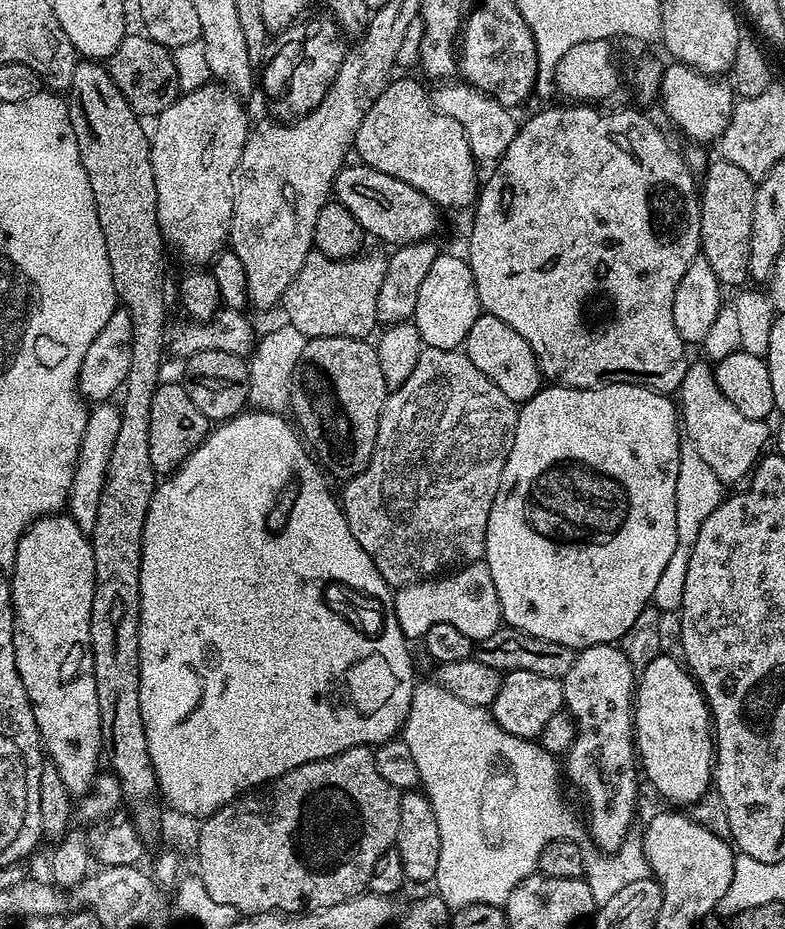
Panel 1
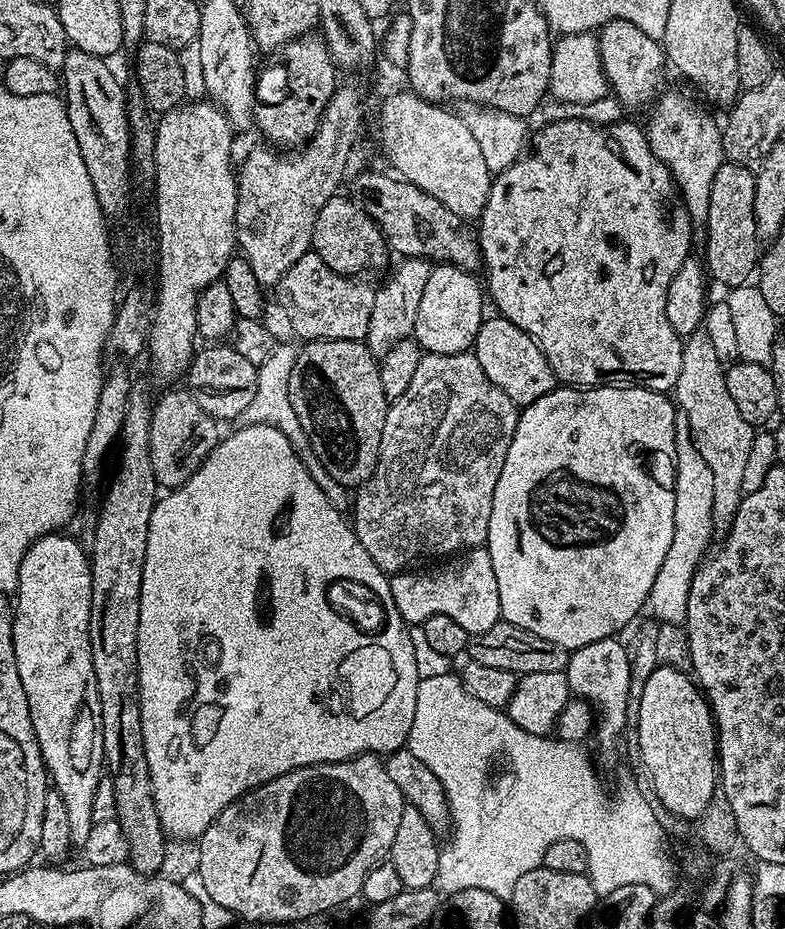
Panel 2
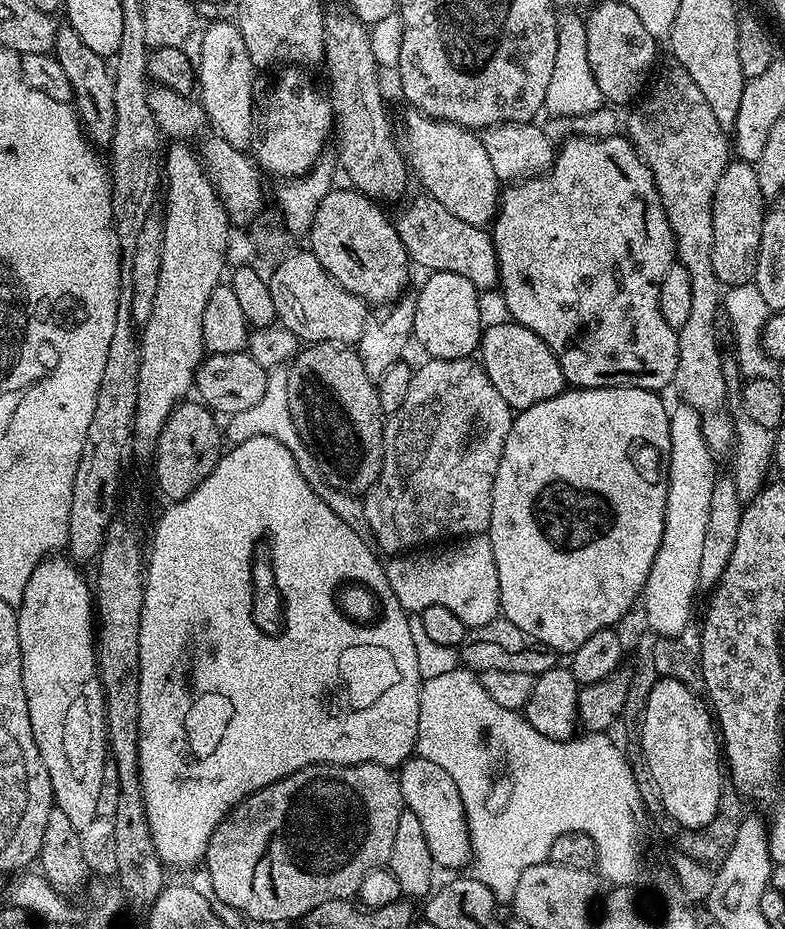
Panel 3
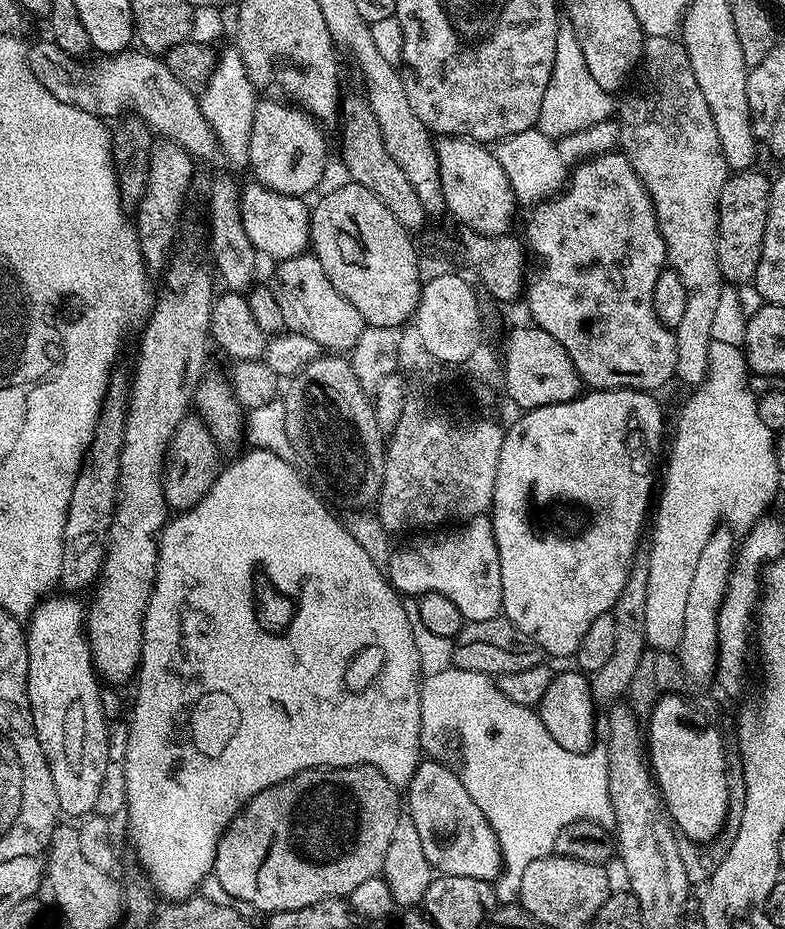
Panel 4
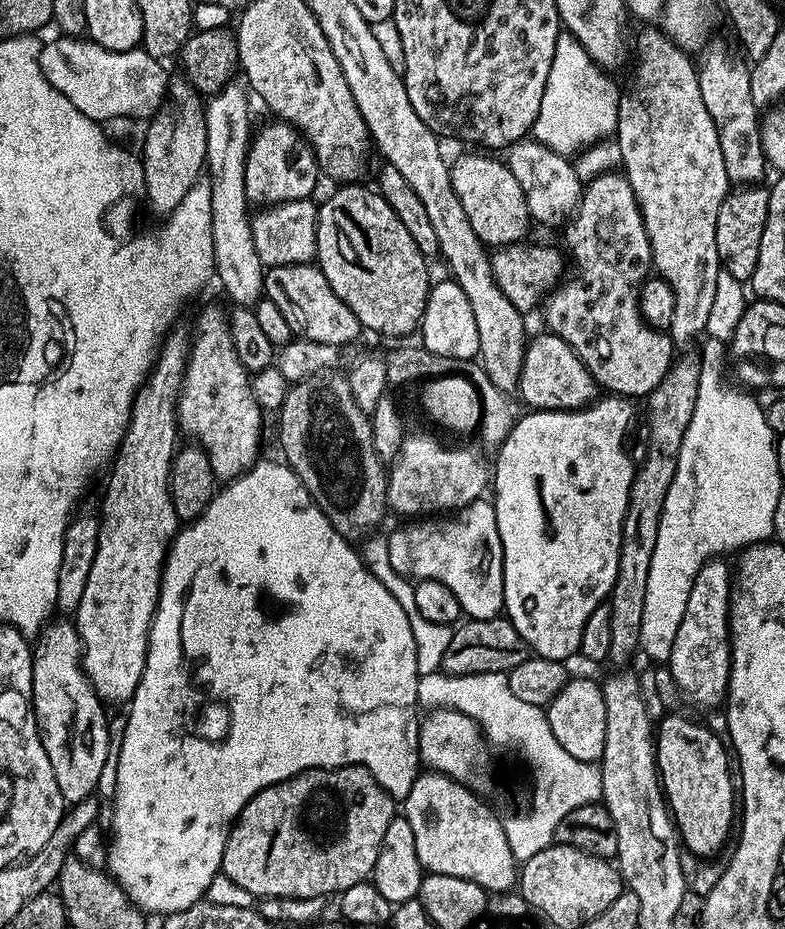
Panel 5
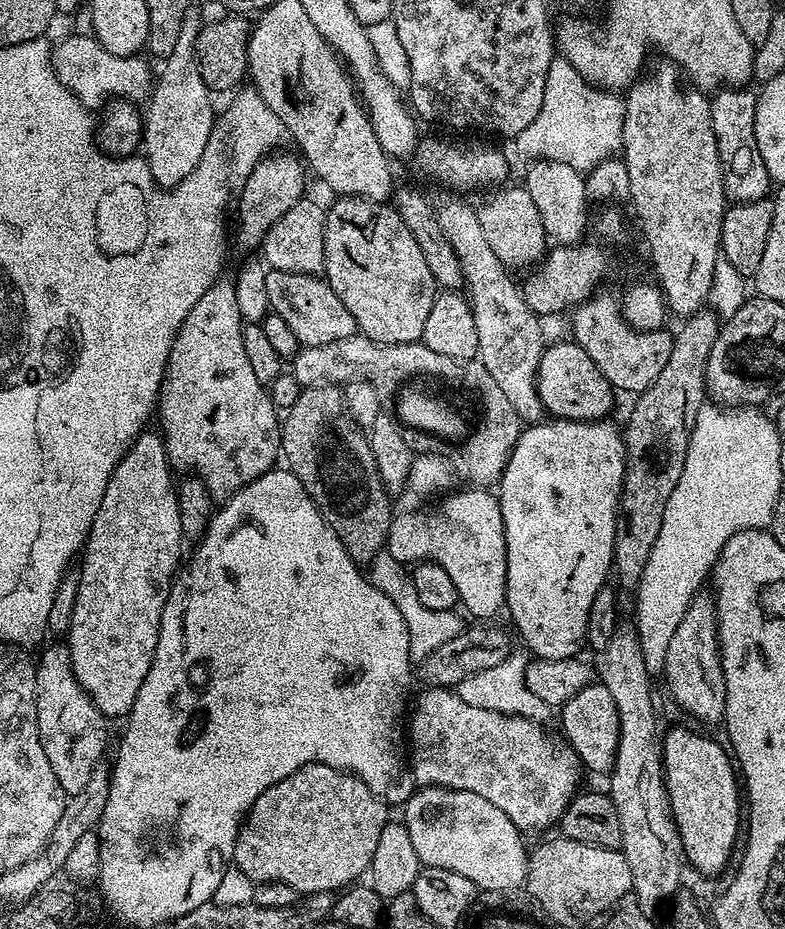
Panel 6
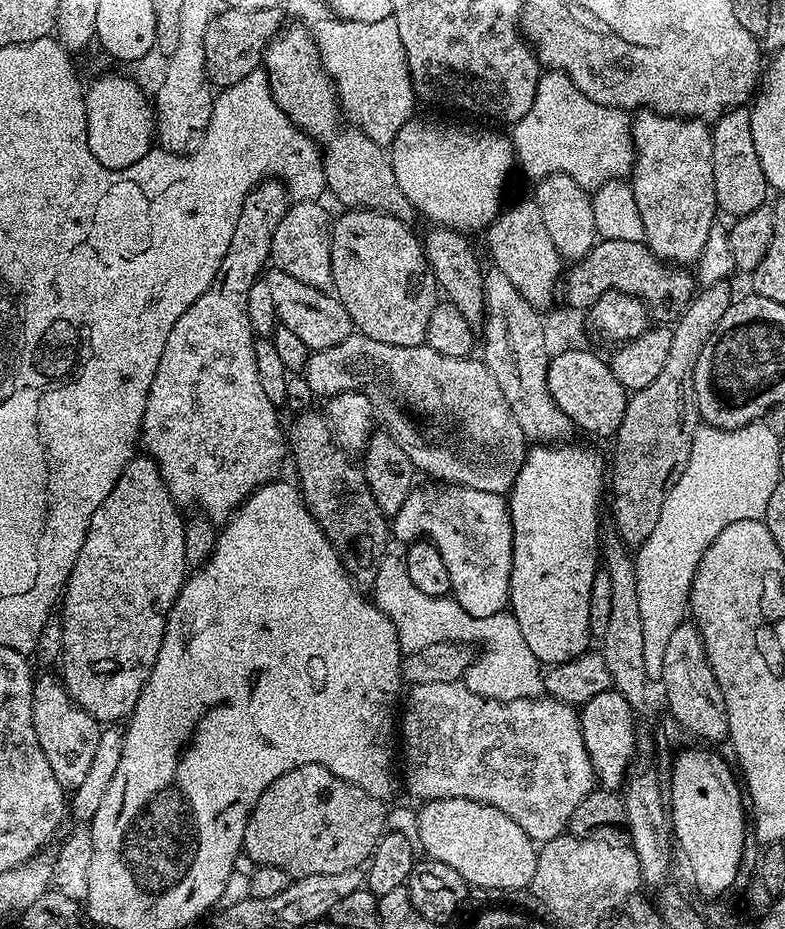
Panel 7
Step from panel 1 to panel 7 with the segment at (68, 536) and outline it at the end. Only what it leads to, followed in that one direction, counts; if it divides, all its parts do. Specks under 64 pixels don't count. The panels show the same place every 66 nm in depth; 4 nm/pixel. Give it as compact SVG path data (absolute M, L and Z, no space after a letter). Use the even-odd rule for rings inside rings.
M59 675L35 677L32 686L32 717L34 734L38 734L38 746L42 746L42 754L46 754L50 770L54 770L54 778L58 778L65 790L82 786L82 781L90 770L90 762L94 759L94 750L102 731L101 725L74 702Z

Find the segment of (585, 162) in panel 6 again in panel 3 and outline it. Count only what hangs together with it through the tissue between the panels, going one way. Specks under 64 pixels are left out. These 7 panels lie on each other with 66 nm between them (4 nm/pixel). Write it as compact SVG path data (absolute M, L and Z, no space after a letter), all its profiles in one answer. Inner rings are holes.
M564 10L556 17L558 30L558 54L554 57L554 74L550 77L550 90L546 90L545 109L556 116L588 116L596 112L600 104L605 103L602 90L598 90L598 82L594 82L594 70L590 70L590 57L586 52L586 26L584 16L574 10Z

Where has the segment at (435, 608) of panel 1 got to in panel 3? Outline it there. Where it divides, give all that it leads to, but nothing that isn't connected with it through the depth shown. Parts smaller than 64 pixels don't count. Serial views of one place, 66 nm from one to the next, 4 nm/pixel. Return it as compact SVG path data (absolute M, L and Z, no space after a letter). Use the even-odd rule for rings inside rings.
M477 534L461 539L453 548L441 552L420 550L415 554L396 554L384 564L384 573L394 590L394 598L409 614L419 614L426 606L446 606L458 614L468 628L477 628L497 619L500 612L498 566L487 535Z

